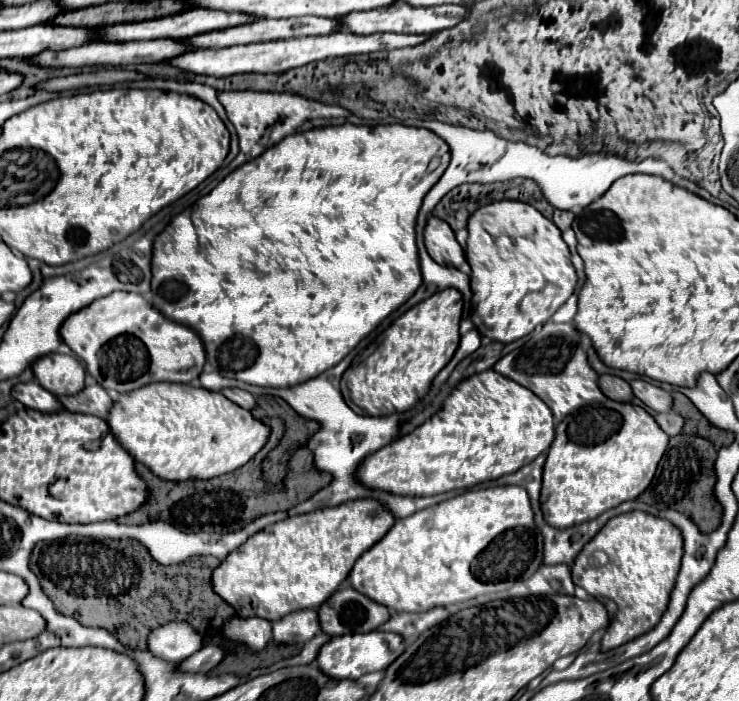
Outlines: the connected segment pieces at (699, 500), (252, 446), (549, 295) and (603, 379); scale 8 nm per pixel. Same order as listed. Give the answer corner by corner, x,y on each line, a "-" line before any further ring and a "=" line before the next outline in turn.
677,434
669,438
669,446
659,462
655,478
651,480
649,488
639,496
641,502
663,508
673,508
689,516
703,534
713,532
721,522
721,506
713,500
713,486
715,486
715,464
717,450
711,446
709,440
699,436
=
153,382
133,392
117,394
107,416
107,424
117,442
133,456
133,460
145,464
155,476
173,482
215,478
233,472
249,462
269,438
269,426
255,420
249,410
233,404
221,392
173,382
=
501,200
491,202
475,210
467,224
469,238
465,248
465,258
471,266
471,312
469,318
481,336
487,336
495,342
515,342
527,336
537,324
545,324
555,310
575,292
577,276
569,260
569,248
565,244
561,231
547,220
533,206
519,200
=
599,376
599,388
601,392
611,398
611,400
617,400
617,402
629,402
633,398
633,390
629,386
629,382
625,382
623,378
617,378
617,376

